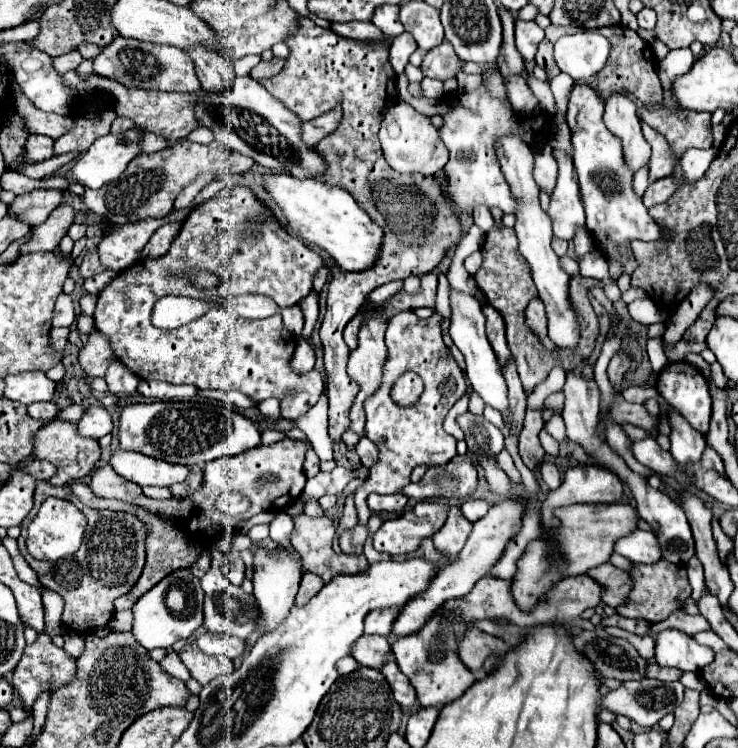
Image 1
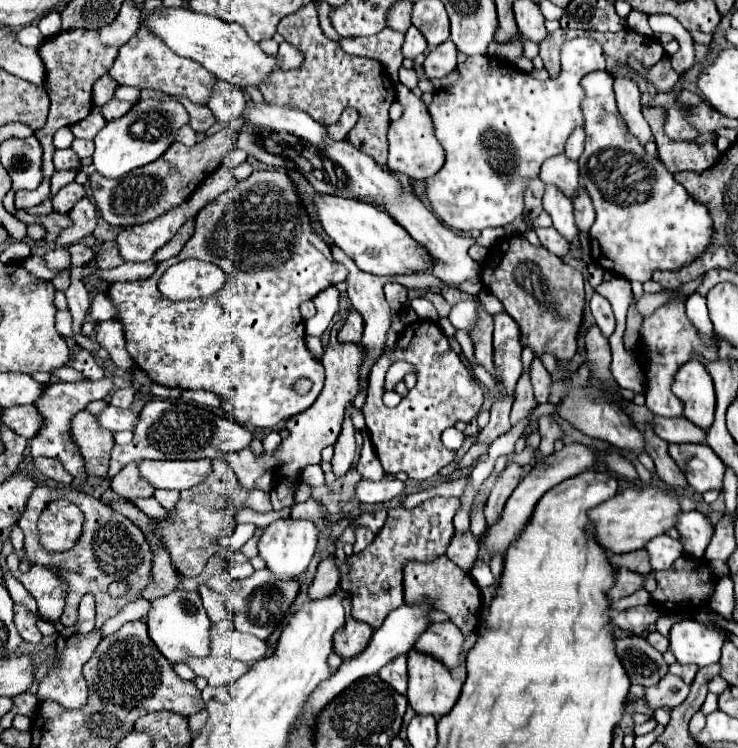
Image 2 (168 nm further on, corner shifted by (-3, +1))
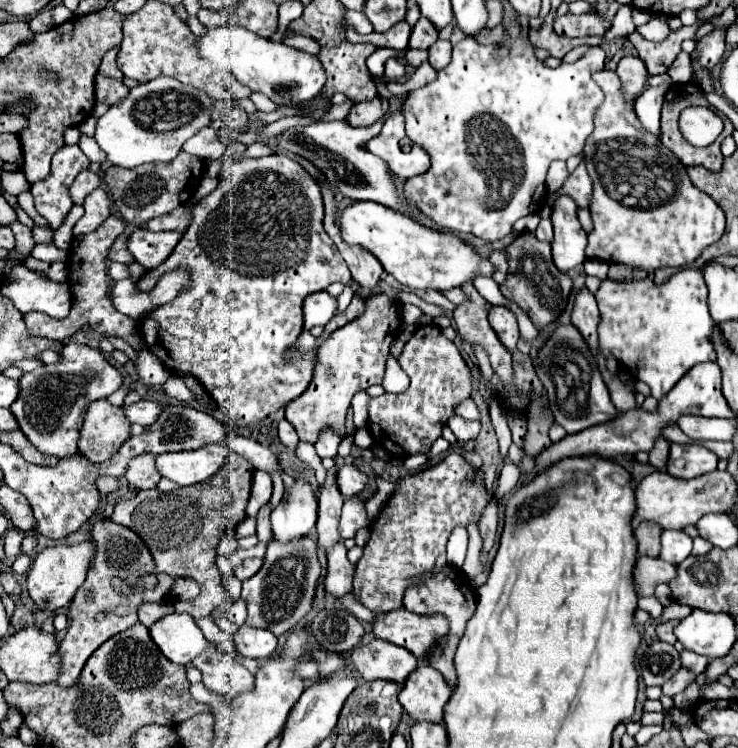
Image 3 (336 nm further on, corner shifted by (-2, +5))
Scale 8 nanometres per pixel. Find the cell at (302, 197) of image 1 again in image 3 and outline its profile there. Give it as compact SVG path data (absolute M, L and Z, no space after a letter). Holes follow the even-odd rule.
M360 201L344 209L340 215L340 229L346 243L368 249L378 257L384 271L394 275L398 283L410 289L448 291L462 287L480 275L492 277L496 271L496 267L486 257L478 255L478 251L458 235L428 229L408 215L386 209L374 201Z

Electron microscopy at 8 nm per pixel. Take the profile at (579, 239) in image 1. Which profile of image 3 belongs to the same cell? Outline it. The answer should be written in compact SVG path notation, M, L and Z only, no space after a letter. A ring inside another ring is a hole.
M582 161L576 167L576 171L566 179L564 187L560 188L560 194L576 199L578 207L588 207L590 191L592 191L592 181L590 181L590 177L586 173L586 163Z

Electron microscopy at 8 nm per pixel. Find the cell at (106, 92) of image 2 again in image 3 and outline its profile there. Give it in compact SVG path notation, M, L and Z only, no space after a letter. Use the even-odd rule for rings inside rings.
M118 47L110 49L104 59L102 59L102 65L100 65L100 73L108 75L108 77L114 77L114 79L122 79L124 75L118 71L118 65L116 65L116 53L118 53Z

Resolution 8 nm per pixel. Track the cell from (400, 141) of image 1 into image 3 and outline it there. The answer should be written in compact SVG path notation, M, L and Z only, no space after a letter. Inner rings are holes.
M398 109L384 121L380 135L376 135L368 143L368 151L378 155L380 159L384 159L390 173L402 181L422 175L430 167L430 157L420 145L412 145L412 147L400 145L400 139L404 135L406 135L404 133L404 115L402 115L402 109Z

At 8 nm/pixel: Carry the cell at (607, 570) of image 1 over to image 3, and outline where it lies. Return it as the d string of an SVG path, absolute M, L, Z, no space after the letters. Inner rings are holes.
M638 525L634 535L638 539L638 555L658 557L662 535L662 529L658 529L658 525Z

